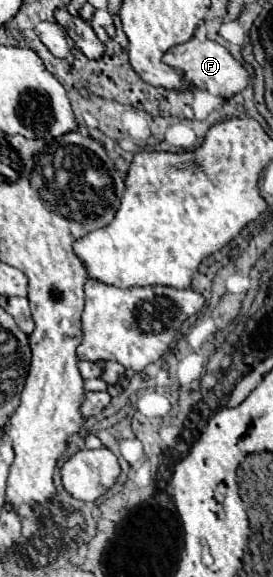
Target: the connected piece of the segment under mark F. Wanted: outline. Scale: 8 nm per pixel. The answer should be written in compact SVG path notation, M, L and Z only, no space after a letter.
M193 37L187 43L175 45L167 55L165 55L165 63L171 65L173 69L179 69L185 73L187 81L191 81L197 89L209 91L213 95L221 95L225 99L237 95L239 91L243 91L249 85L249 71L245 69L243 61L235 59L223 45L207 39L207 41L199 41L197 37Z

